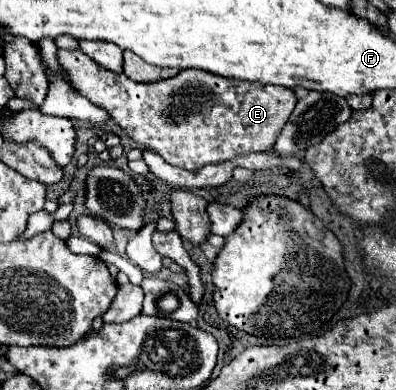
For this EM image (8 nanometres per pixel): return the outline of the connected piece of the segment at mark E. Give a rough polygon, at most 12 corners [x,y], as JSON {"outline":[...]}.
{"outline":[[79,48],[71,86],[171,166],[263,152],[293,90],[181,70],[141,84]]}

